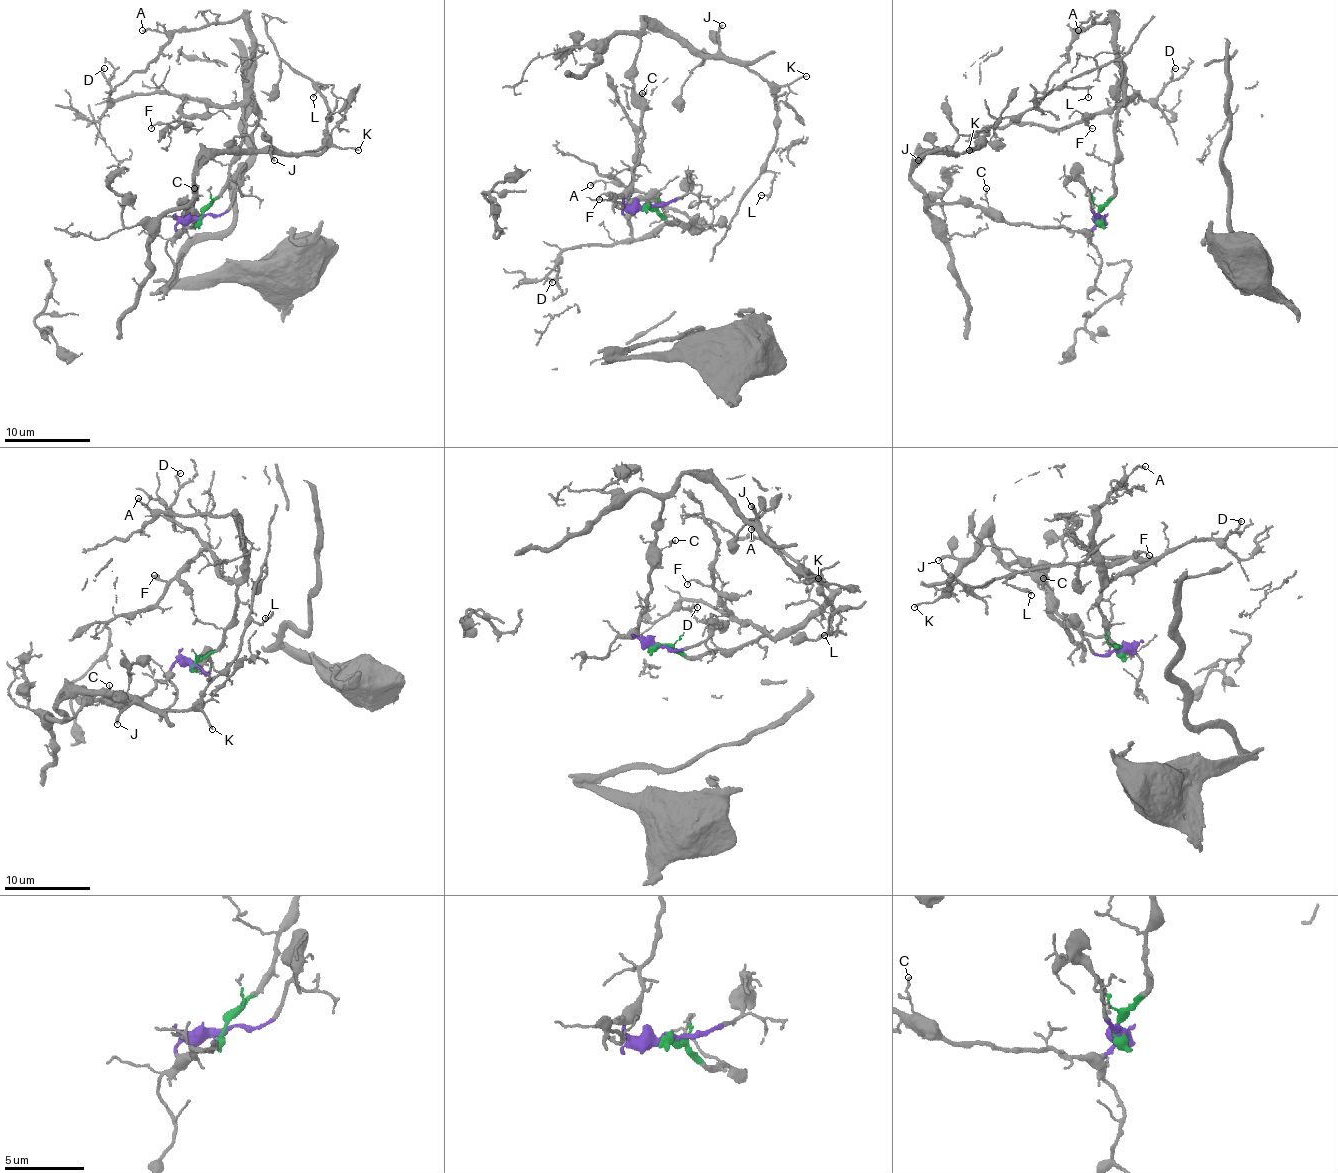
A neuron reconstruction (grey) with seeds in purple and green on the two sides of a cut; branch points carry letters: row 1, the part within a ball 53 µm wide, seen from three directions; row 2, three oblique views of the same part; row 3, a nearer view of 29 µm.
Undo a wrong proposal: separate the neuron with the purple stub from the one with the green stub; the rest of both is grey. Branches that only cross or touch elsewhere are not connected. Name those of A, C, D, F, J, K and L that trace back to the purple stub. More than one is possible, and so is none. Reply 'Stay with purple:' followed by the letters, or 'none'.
Stay with purple: C, J, K, L

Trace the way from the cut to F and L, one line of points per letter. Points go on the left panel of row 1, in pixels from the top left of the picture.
F: (200, 220), (223, 188), (243, 136), (243, 110), (185, 100), (174, 121), (150, 128)
L: (200, 220), (176, 229), (195, 224), (185, 207), (195, 173), (221, 153), (322, 145), (324, 85), (314, 97)

